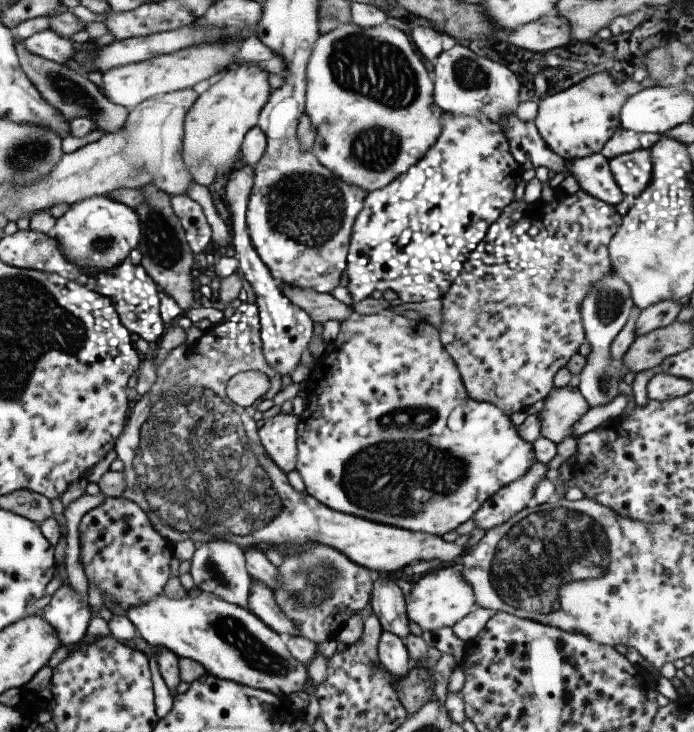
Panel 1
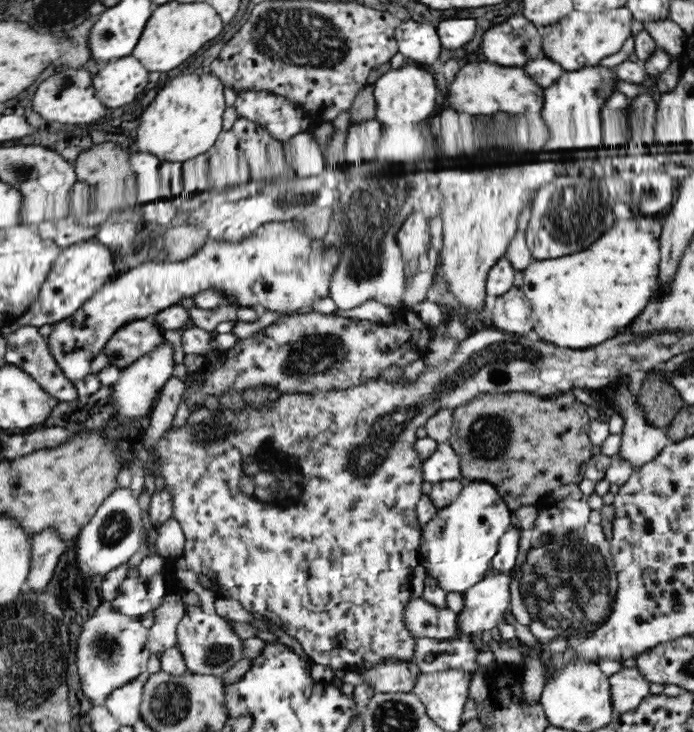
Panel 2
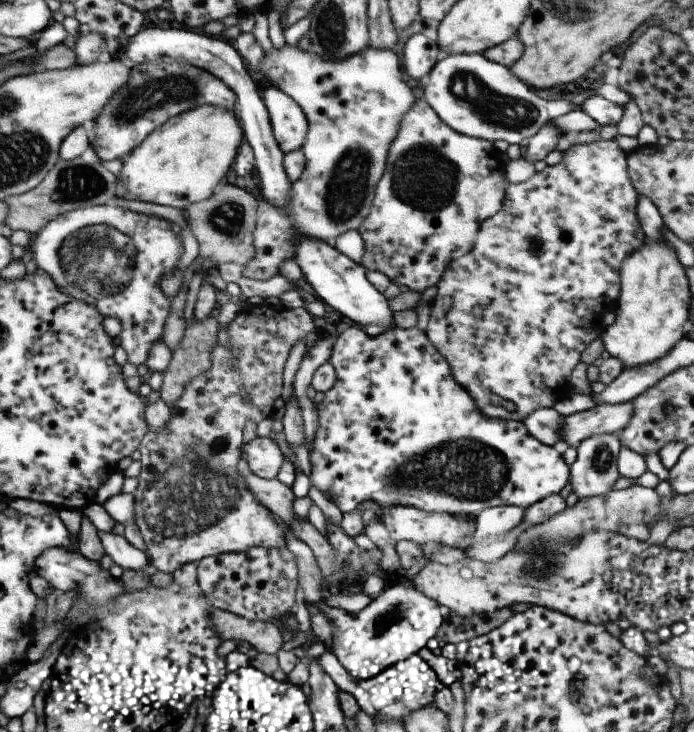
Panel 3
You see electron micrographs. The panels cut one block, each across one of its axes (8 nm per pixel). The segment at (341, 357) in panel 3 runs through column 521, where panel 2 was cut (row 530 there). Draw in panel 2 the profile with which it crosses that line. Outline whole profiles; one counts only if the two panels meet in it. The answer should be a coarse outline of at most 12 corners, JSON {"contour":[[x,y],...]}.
{"contour":[[464,481],[421,528],[418,563],[446,593],[486,576],[510,511]]}

